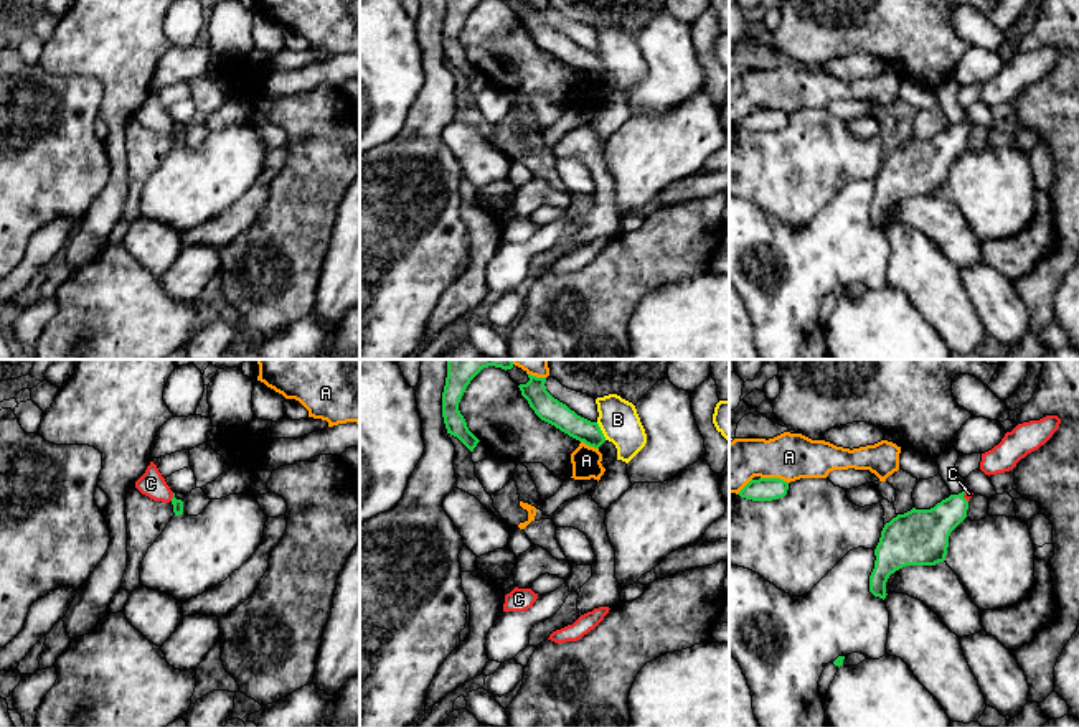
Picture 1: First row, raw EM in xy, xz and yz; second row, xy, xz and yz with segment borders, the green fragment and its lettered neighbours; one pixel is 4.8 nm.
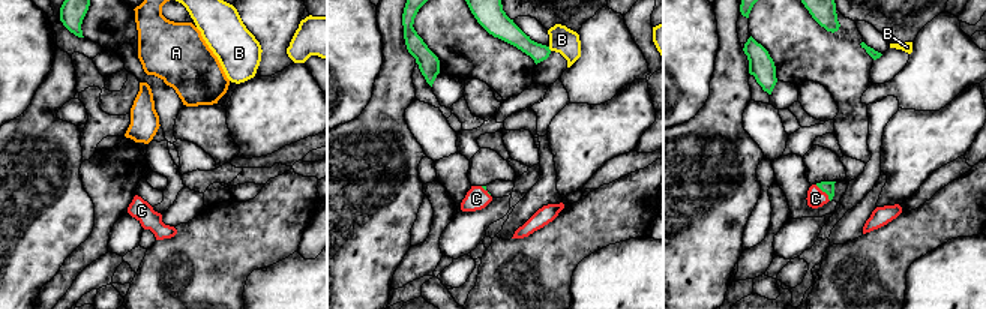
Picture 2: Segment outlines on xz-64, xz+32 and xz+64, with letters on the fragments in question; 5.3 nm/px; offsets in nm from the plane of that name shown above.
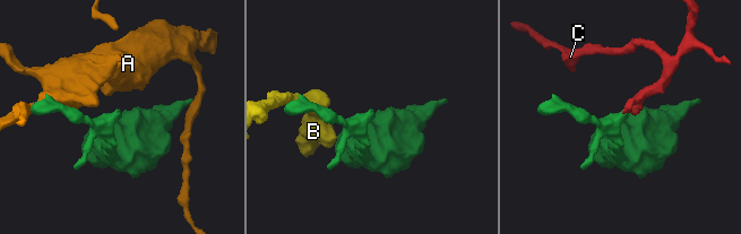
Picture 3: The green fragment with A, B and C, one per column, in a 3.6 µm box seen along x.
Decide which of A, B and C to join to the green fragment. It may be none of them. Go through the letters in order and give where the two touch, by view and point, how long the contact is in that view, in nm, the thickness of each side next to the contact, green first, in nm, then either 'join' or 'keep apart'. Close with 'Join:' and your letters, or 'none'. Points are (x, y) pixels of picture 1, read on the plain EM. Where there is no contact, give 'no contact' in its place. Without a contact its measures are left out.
A: meets green in yz at (774, 109); contact 140 nm long; 110 nm thick on the green side, 240 nm on the other; keep apart
B: meets green in xz at (601, 61); contact 100 nm long; 120 nm thick on the green side, 190 nm on the other; keep apart
C: meets green in xy at (174, 127); contact 40 nm long; 50 nm thick on the green side, 120 nm on the other; join
Join: C

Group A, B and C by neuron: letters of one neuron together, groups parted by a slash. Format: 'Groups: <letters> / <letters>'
Groups: A / B / C

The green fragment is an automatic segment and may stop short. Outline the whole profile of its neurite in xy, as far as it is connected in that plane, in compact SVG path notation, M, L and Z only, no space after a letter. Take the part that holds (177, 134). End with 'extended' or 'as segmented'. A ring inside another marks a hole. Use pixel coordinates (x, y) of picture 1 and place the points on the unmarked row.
M150 92L145 104L135 112L135 119L153 132L172 134L175 147L183 145L183 132L175 129L175 124L153 92Z | extended

